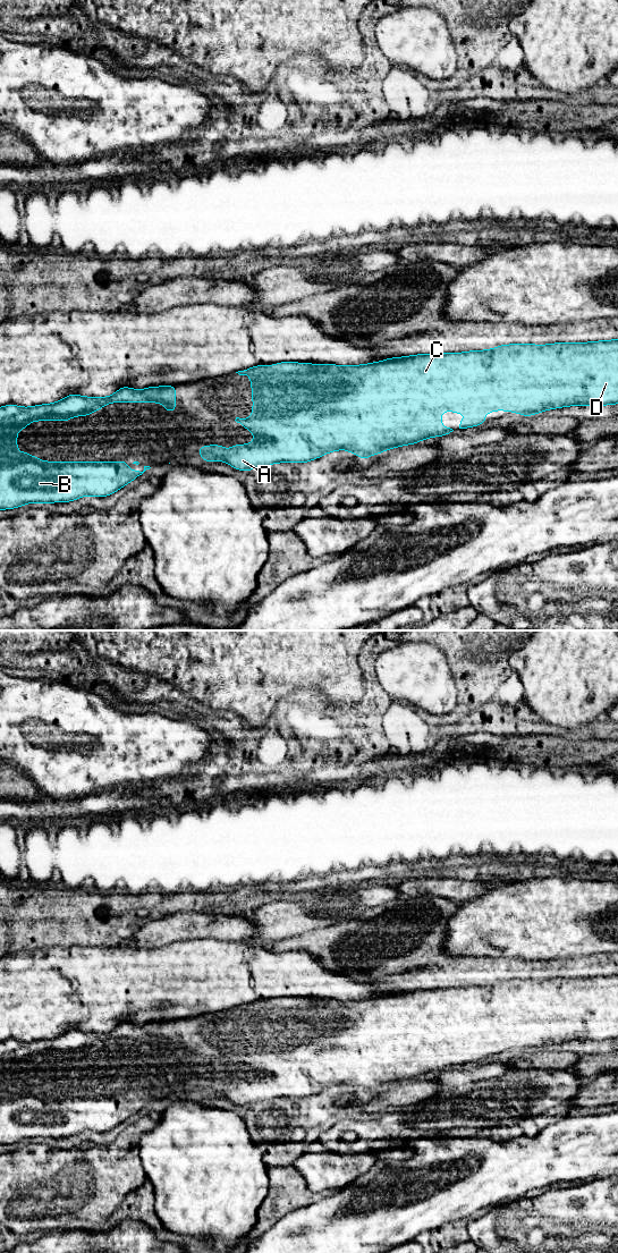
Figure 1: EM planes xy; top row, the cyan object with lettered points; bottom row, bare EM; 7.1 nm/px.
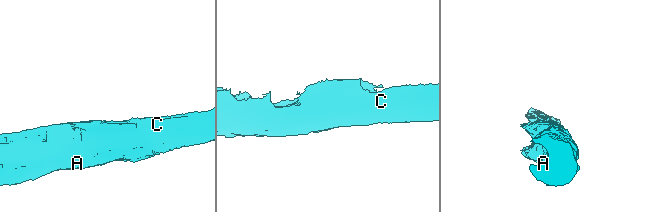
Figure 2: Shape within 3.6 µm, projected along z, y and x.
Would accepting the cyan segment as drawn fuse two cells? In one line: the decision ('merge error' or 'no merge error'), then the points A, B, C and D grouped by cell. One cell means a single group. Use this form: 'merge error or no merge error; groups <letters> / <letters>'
no merge error; groups A B C D

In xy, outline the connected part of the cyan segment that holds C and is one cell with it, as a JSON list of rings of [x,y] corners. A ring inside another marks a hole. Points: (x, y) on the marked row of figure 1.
[[[618,339],[602,340],[592,342],[557,342],[550,345],[531,345],[531,344],[513,344],[502,345],[489,350],[472,350],[466,353],[435,353],[421,354],[405,357],[387,358],[376,363],[364,365],[346,365],[339,366],[333,364],[307,364],[307,363],[276,363],[273,366],[259,365],[244,371],[236,372],[239,375],[248,374],[251,376],[252,397],[253,397],[253,415],[251,418],[236,417],[236,422],[240,423],[245,429],[251,430],[255,438],[249,445],[235,445],[230,449],[223,449],[221,445],[203,446],[198,448],[197,454],[202,455],[202,459],[206,463],[219,460],[226,462],[234,468],[239,471],[251,471],[255,467],[265,467],[274,463],[306,463],[316,459],[328,452],[345,449],[362,459],[366,459],[372,455],[381,454],[383,450],[390,450],[395,447],[404,445],[415,445],[421,440],[431,437],[442,437],[452,432],[460,431],[466,427],[481,425],[489,421],[482,415],[492,410],[508,410],[531,416],[547,409],[561,408],[565,406],[604,406],[618,404]],[[451,410],[452,413],[467,413],[469,417],[463,417],[458,427],[442,427],[441,413]]]

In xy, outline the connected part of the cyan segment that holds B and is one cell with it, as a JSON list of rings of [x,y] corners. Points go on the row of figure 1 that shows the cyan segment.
[[[163,386],[163,387],[150,387],[143,390],[136,390],[128,387],[122,387],[117,390],[113,395],[109,397],[83,397],[79,395],[68,395],[66,398],[45,405],[36,405],[33,407],[19,407],[15,405],[7,405],[0,407],[0,510],[1,509],[12,509],[17,507],[22,507],[25,503],[41,502],[41,503],[50,503],[50,502],[67,502],[82,498],[83,496],[93,496],[93,497],[107,497],[120,488],[128,484],[130,481],[137,479],[142,475],[146,469],[150,469],[150,466],[144,466],[144,471],[128,471],[127,465],[129,462],[41,462],[39,457],[32,457],[28,452],[18,452],[17,451],[17,431],[24,430],[32,421],[69,421],[73,416],[88,416],[91,412],[98,412],[100,407],[105,407],[109,403],[161,403],[164,405],[166,412],[175,412],[176,410],[176,386]]]

